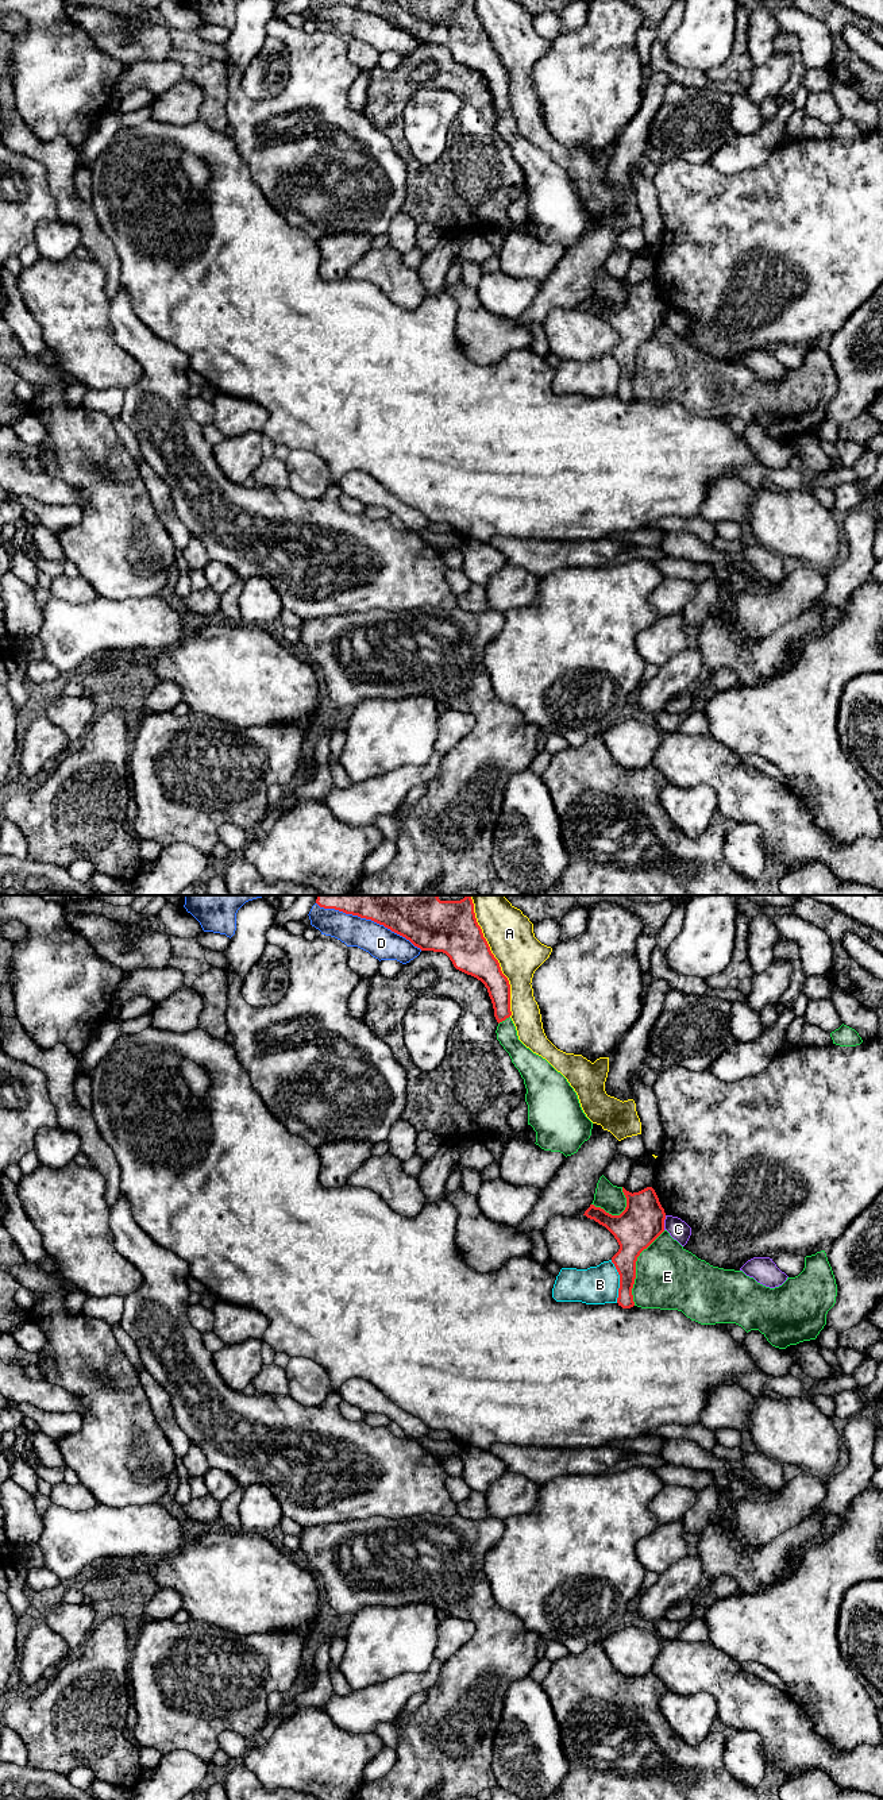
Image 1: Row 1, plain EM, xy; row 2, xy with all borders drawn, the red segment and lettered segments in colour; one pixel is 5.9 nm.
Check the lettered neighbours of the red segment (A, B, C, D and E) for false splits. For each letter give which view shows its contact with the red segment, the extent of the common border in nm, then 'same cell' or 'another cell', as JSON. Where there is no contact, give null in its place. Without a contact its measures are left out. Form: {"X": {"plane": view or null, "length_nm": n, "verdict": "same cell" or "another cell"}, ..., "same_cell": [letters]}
{"A": {"plane": "xy", "length_nm": 750, "verdict": "another cell"}, "B": {"plane": "xy", "length_nm": 260, "verdict": "another cell"}, "C": {"plane": "xy", "length_nm": 90, "verdict": "another cell"}, "D": {"plane": "xy", "length_nm": 700, "verdict": "another cell"}, "E": {"plane": "xy", "length_nm": 480, "verdict": "another cell"}, "same_cell": []}

